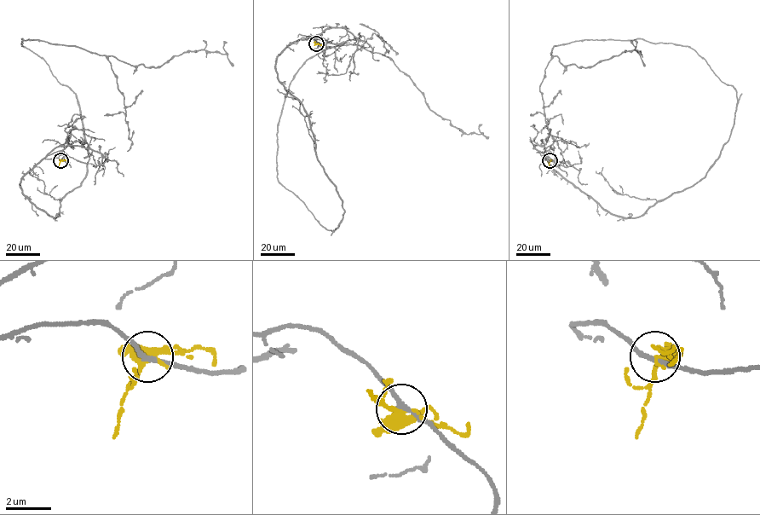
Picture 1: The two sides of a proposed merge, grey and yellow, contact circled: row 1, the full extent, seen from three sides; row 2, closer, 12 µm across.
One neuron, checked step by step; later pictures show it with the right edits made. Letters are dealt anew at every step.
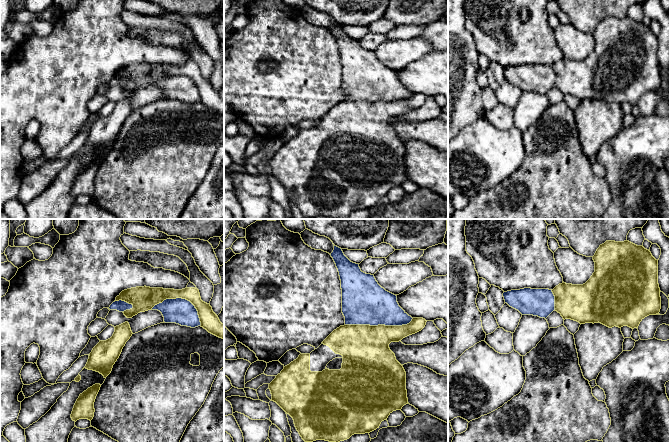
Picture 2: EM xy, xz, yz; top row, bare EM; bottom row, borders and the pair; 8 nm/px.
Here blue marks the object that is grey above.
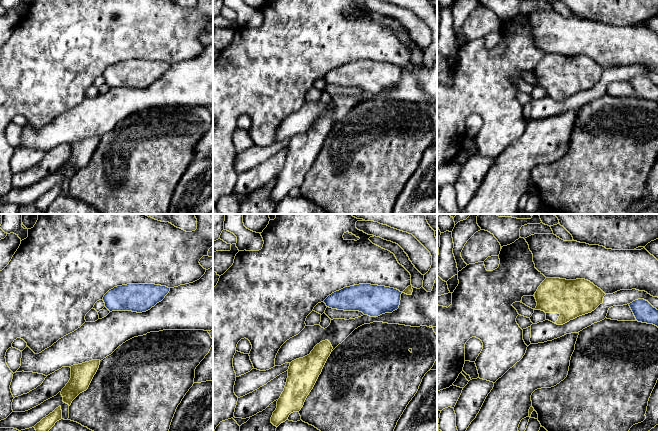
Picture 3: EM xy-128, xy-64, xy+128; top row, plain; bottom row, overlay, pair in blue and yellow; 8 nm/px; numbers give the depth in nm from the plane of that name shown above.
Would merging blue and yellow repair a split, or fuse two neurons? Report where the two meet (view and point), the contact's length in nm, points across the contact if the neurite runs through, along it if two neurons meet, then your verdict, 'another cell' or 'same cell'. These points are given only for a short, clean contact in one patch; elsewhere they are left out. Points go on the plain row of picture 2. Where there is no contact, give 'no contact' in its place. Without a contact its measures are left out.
xz (379, 100) | 550 nm | another cell

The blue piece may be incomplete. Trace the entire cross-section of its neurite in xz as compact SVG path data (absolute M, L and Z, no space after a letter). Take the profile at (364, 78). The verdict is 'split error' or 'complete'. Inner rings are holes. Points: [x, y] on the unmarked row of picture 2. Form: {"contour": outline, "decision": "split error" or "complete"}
{"contour": "M334 21L330 31L341 56L342 89L345 93L345 101L402 102L412 97L413 94L399 82L397 72L382 64L374 51L362 48L359 40L351 38L341 24Z", "decision": "complete"}

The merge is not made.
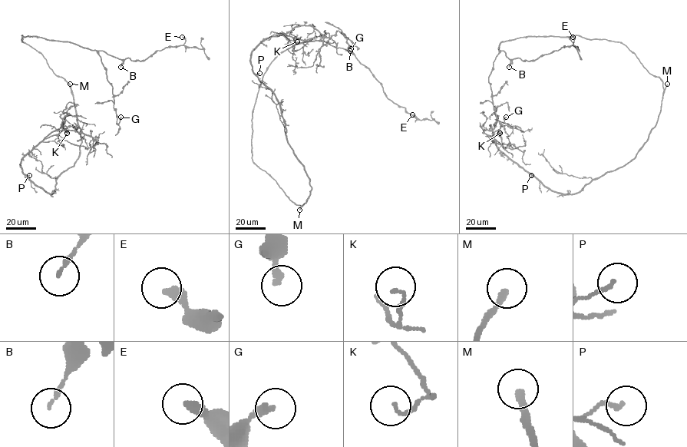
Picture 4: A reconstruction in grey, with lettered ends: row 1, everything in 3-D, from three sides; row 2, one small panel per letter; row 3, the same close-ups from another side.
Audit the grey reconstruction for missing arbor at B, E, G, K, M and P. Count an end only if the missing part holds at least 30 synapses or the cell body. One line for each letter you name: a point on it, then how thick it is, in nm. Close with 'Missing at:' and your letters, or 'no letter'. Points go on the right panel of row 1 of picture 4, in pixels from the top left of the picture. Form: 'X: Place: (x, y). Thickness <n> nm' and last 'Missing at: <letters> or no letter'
M: Place: (667, 84). Thickness 240 nm
Missing at: M

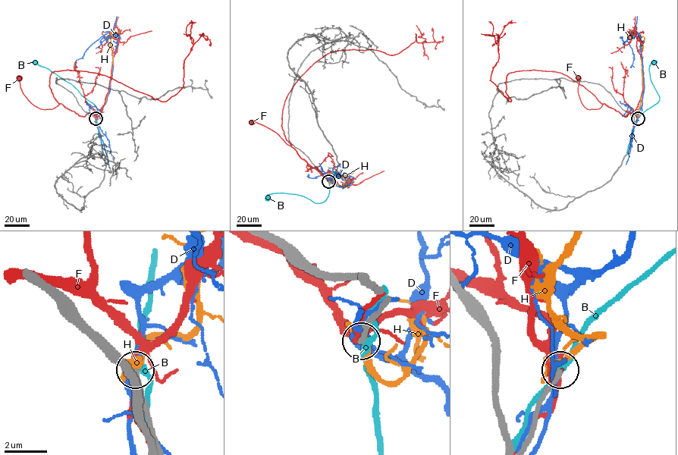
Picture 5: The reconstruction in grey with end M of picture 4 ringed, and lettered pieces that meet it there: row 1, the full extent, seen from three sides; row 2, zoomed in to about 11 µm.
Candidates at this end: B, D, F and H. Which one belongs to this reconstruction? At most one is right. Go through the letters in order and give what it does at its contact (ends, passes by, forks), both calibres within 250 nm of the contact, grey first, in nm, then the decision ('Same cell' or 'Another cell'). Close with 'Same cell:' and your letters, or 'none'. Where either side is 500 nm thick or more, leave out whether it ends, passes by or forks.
B: It passes by. Thickness 260 nm (grey) against 240 nm. Another cell
D: It passes by. Thickness 280 nm (grey) against 240 nm. Another cell
F: It passes by. Thickness 240 nm (grey) against 160 nm. Another cell
H: Thickness 260 nm (grey) against 500 nm. Another cell
Same cell: none

